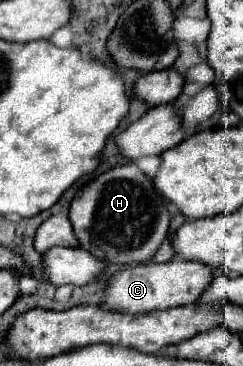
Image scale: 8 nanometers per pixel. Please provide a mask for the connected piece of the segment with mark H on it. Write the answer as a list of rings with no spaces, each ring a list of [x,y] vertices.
[[[123,164],[97,176],[73,198],[69,220],[79,240],[79,248],[89,254],[93,254],[95,248],[97,256],[101,250],[101,258],[113,264],[141,264],[151,260],[165,240],[169,210],[163,198],[155,194],[155,186],[151,186],[149,178],[135,164]]]

